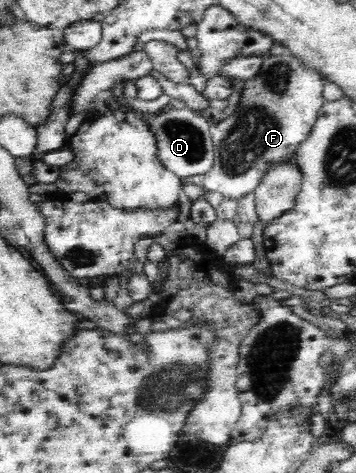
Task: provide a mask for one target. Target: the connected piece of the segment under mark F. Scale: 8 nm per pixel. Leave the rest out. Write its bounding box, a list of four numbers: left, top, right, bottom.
[181,55,325,201]

